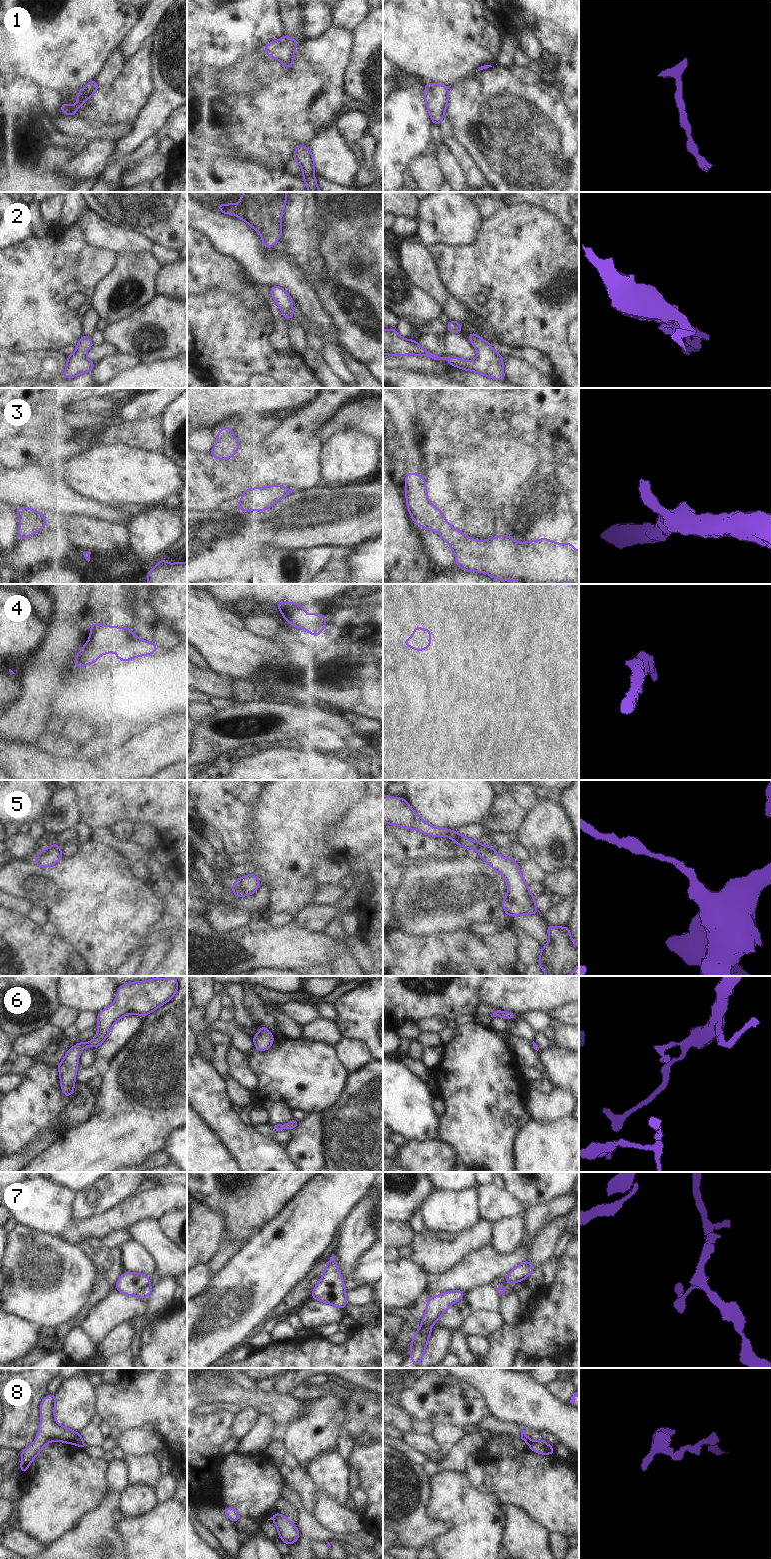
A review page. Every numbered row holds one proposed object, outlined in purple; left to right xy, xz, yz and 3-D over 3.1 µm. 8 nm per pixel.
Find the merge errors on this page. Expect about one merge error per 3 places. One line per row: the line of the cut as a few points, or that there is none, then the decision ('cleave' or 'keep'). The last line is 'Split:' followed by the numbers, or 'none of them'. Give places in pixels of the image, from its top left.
1: cut none; keep
2: cut none; keep
3: cut none; keep
4: cut none; keep
5: cut none; keep
6: cut none; keep
7: cut xy (149, 1283), (136, 1295); cleave
8: cut yz (533, 1442), (528, 1445); cleave
Split: 7, 8

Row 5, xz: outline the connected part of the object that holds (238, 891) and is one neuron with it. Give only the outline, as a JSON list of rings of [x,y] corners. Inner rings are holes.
[[[255,874],[244,875],[232,884],[235,897],[249,896],[257,892],[260,881]]]

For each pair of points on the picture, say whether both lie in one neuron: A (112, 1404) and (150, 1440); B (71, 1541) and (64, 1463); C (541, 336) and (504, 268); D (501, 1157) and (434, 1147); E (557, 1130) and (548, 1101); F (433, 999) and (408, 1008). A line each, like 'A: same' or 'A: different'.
A: different
B: different
C: same
D: different
E: different
F: same

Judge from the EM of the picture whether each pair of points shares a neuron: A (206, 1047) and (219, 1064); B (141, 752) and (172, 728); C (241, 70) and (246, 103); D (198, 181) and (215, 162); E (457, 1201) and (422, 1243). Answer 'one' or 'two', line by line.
A: two
B: one
C: two
D: one
E: two

